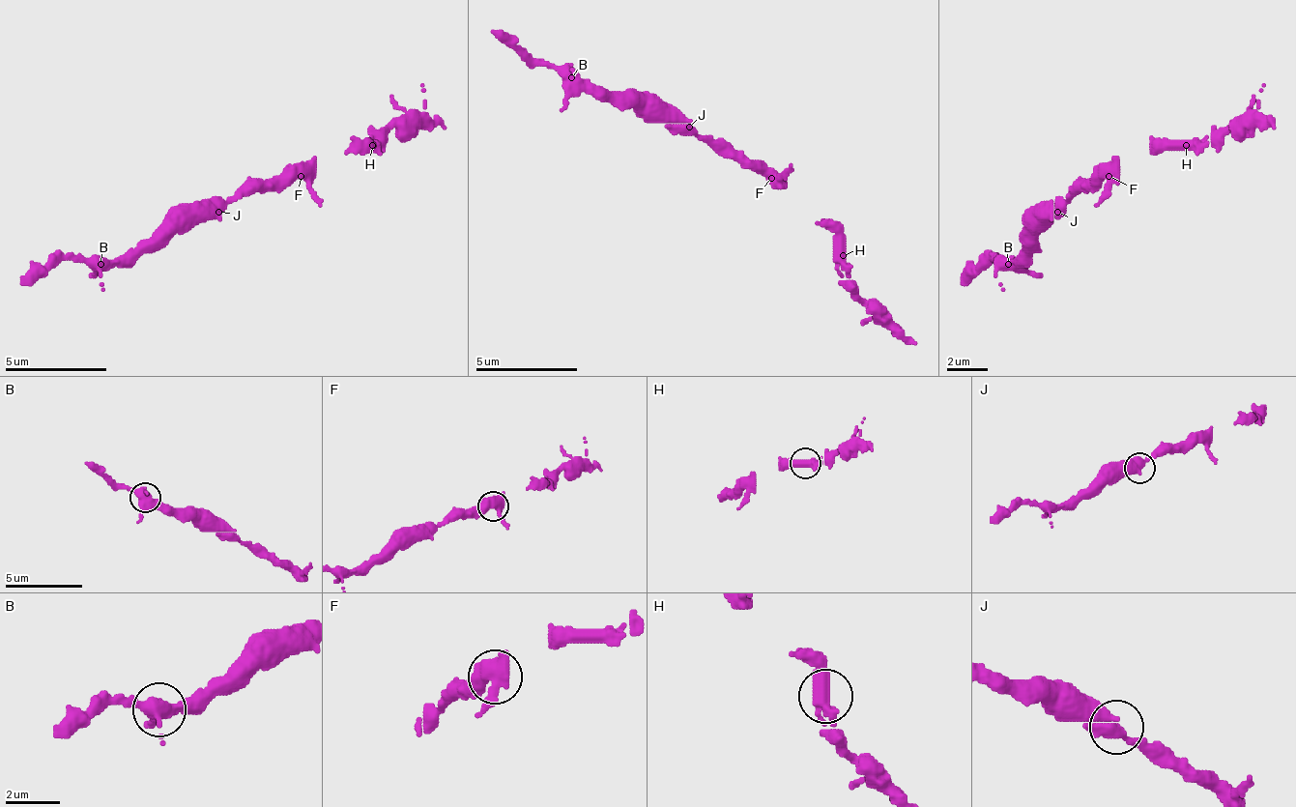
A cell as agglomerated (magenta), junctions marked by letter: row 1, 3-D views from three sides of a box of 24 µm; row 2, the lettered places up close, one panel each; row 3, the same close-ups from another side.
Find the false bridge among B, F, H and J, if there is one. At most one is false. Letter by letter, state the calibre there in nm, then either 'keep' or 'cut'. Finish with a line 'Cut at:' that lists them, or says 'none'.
B: calibre 440 nm; keep
F: calibre 420 nm; keep
H: calibre 400 nm; keep
J: calibre 440 nm; keep
Cut at: none

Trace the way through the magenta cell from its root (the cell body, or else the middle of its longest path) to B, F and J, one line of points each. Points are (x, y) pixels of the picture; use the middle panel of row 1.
B: (731, 148), (710, 148), (689, 132), (669, 132), (659, 122), (648, 122), (628, 101), (603, 97), (572, 76)
F: (731, 148), (751, 162), (756, 162), (771, 178)
J: (731, 148), (710, 148), (689, 127)

